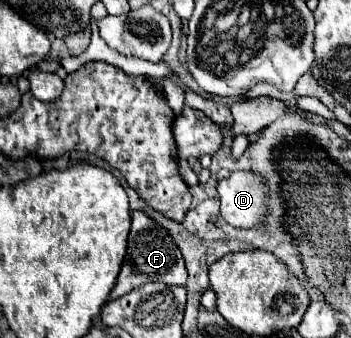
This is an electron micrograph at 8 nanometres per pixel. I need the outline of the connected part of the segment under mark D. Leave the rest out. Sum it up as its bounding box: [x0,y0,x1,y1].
[217,171,265,227]

